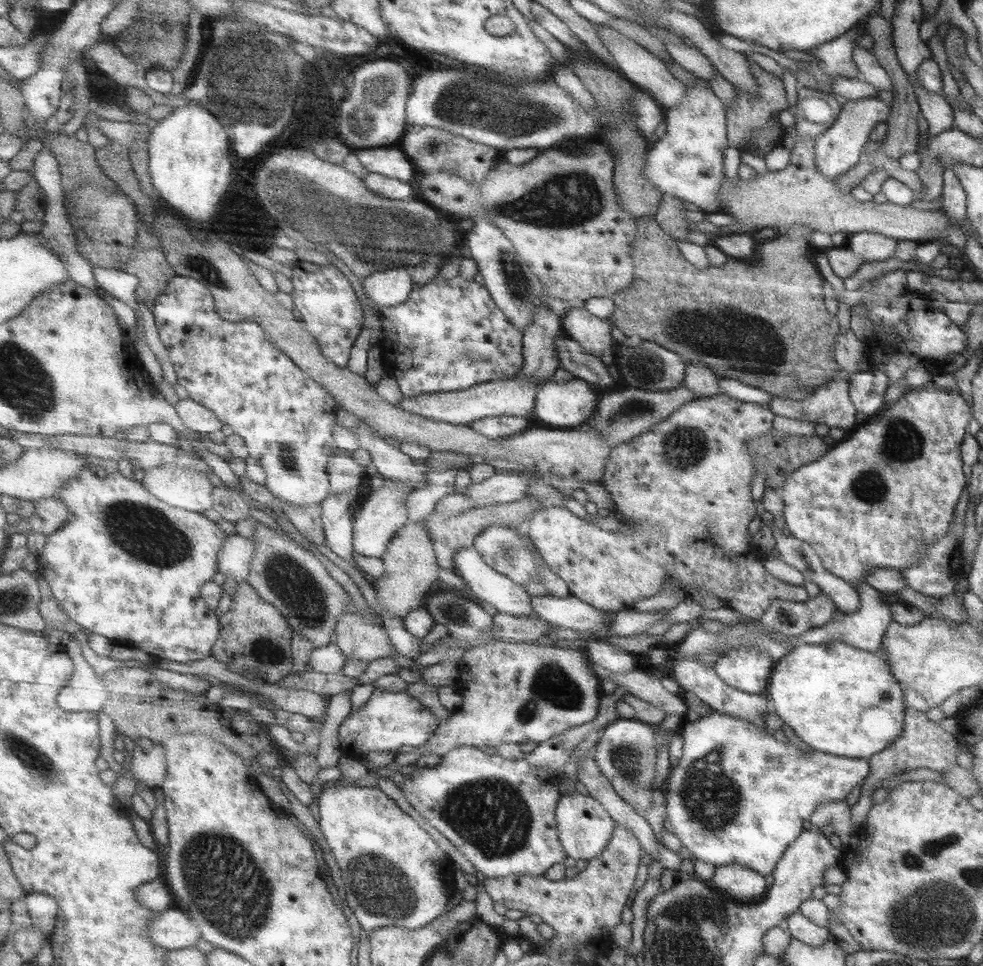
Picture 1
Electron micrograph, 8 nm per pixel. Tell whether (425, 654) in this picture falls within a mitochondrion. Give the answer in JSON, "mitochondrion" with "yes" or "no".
{"mitochondrion":"no"}

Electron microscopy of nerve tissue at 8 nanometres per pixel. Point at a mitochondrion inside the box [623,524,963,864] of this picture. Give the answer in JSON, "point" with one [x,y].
{"point":[707,795]}

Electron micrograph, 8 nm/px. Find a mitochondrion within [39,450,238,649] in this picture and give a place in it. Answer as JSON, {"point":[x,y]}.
{"point":[146,533]}

